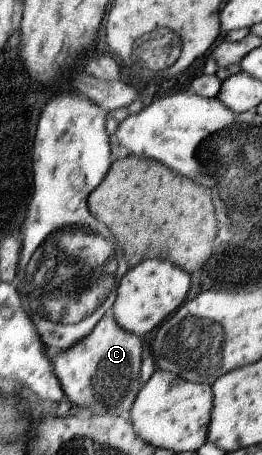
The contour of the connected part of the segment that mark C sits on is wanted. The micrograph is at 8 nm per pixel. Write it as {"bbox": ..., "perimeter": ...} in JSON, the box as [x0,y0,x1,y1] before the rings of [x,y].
{"bbox":[51,309,142,415],"perimeter":[[[110,309],[96,324],[92,332],[66,352],[51,356],[51,367],[56,375],[62,392],[74,406],[88,410],[89,415],[126,414],[138,396],[141,384],[142,340],[134,333],[124,331],[118,326],[114,313]]]}

